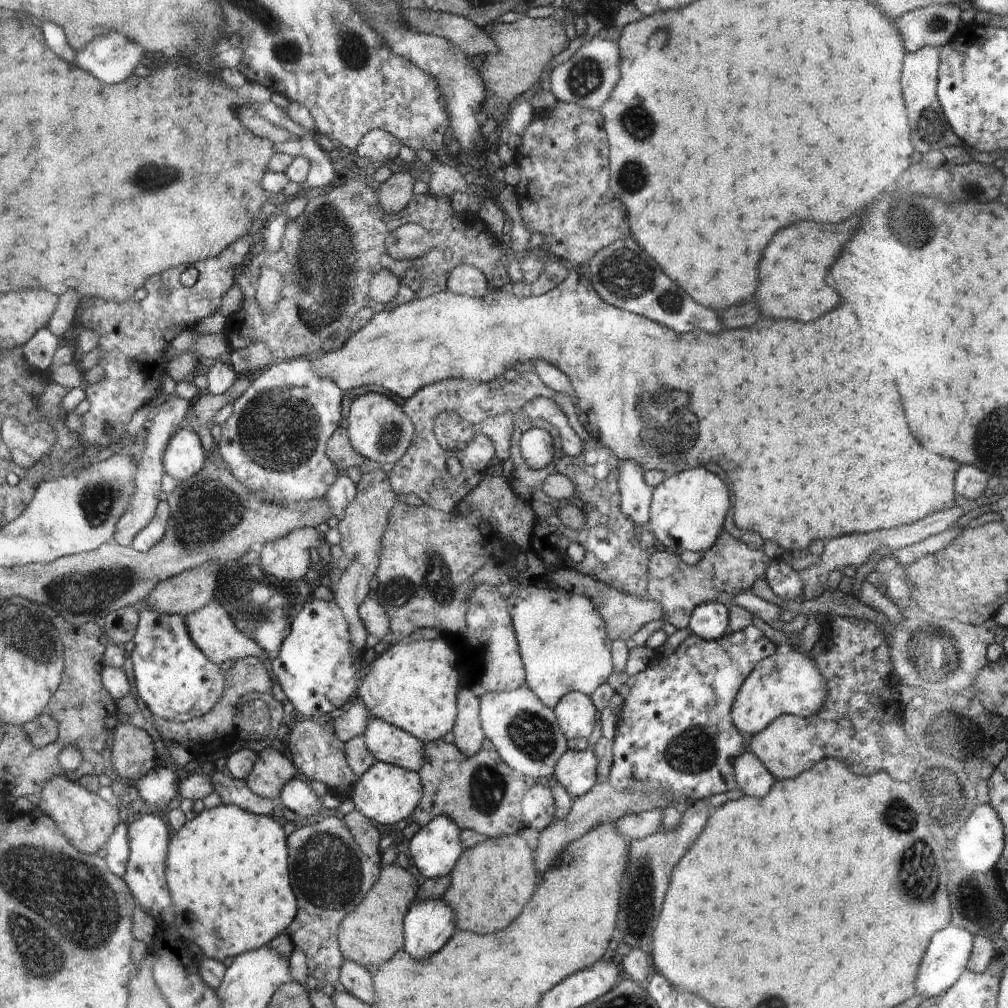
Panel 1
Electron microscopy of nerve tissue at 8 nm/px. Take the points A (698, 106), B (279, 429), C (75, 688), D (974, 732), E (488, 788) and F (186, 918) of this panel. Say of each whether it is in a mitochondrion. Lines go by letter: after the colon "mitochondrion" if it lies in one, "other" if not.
A: other
B: mitochondrion
C: other
D: mitochondrion
E: mitochondrion
F: other

